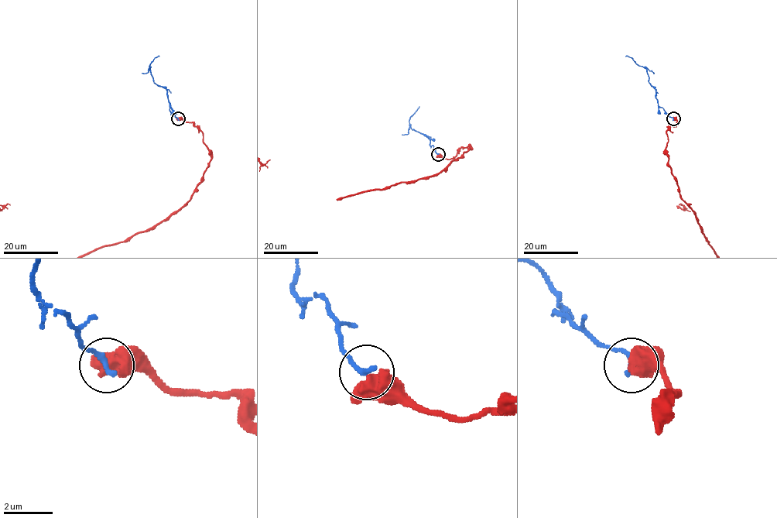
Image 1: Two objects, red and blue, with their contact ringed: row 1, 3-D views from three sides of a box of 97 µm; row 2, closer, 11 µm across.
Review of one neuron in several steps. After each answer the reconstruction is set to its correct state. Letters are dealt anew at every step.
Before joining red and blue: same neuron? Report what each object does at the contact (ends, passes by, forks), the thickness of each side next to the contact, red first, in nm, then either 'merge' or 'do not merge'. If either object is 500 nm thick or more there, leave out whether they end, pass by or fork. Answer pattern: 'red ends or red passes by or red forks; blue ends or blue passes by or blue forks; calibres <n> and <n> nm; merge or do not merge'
calibres 550 and 240 nm; do not merge

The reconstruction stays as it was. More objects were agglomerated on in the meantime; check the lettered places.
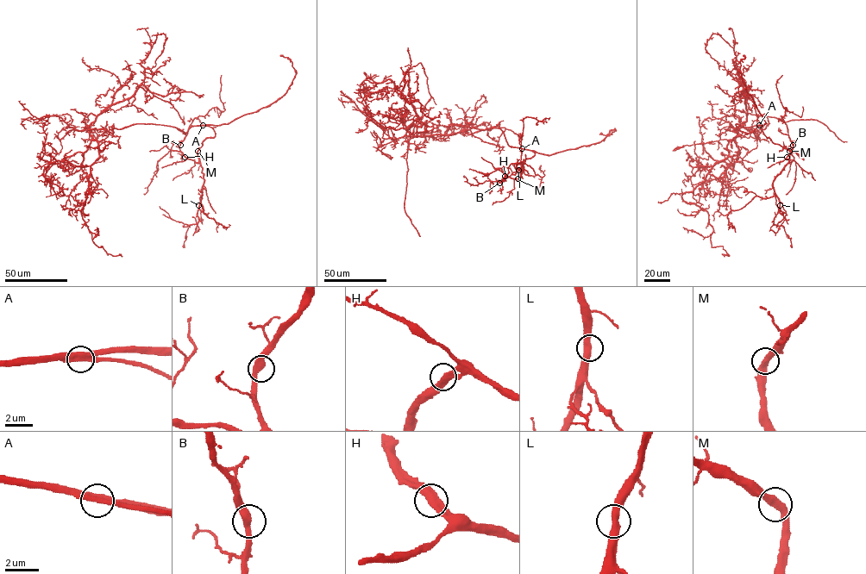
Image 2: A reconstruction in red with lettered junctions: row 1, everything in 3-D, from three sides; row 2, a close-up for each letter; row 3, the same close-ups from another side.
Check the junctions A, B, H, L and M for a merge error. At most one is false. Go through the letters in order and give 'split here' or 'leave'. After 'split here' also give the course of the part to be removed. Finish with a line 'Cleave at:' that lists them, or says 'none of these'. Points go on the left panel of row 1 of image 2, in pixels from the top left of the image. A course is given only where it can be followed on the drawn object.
A: split here; foreign part runs (203, 125), (215, 135), (202, 142), (196, 162), (179, 145), (195, 118), (213, 108), (224, 109), (221, 75)
B: leave
H: leave
L: leave
M: leave
Cleave at: A

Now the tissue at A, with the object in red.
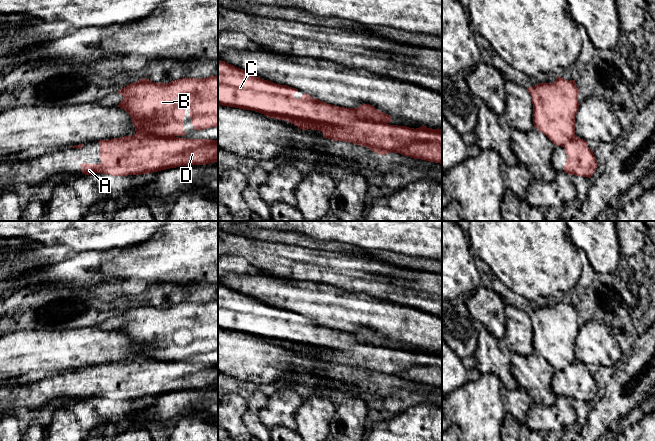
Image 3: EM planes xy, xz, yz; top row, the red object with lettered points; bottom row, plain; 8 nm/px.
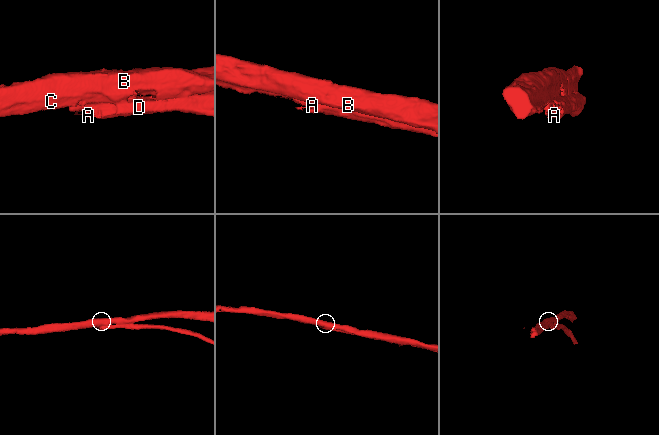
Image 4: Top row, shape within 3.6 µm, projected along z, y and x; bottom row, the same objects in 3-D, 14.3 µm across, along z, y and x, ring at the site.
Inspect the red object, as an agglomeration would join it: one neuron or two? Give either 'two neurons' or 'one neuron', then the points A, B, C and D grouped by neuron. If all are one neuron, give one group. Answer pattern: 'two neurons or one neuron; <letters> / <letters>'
two neurons; A D / B C

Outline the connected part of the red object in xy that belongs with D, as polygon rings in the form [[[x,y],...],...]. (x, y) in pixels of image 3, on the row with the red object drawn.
[[[135,135],[132,138],[111,140],[113,148],[102,146],[104,158],[100,164],[80,164],[85,175],[94,173],[111,176],[140,175],[170,168],[191,165],[206,165],[218,161],[218,140],[185,139],[154,135]]]

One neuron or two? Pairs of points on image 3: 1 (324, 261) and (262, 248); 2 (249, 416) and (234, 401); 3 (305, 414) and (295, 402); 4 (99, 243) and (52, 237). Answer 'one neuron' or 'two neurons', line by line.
1: one neuron
2: two neurons
3: two neurons
4: one neuron

